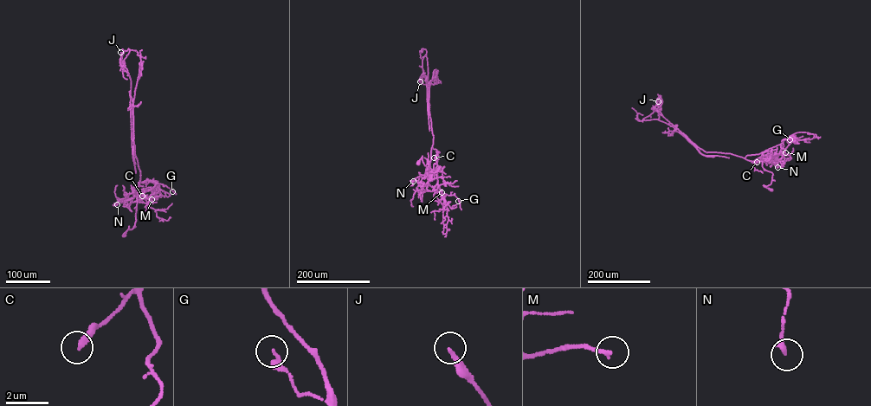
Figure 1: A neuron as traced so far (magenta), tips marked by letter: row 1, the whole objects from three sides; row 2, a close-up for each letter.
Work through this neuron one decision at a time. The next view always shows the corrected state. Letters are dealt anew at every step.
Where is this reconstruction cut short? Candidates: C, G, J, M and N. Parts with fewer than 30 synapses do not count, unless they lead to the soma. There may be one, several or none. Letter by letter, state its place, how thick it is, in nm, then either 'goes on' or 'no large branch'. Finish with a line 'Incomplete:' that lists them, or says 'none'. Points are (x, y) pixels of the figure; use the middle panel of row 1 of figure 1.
C: at (434, 157); 280 nm thick; no large branch
G: at (458, 201); 190 nm thick; no large branch
J: at (420, 81); 200 nm thick; no large branch
M: at (441, 192); 180 nm thick; no large branch
N: at (413, 181); 180 nm thick; no large branch
Incomplete: none

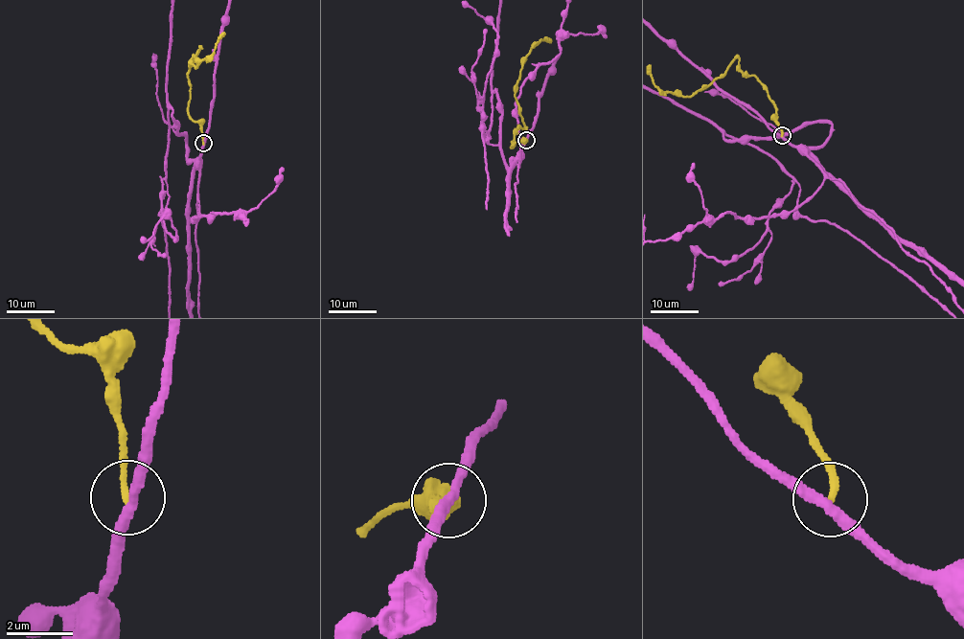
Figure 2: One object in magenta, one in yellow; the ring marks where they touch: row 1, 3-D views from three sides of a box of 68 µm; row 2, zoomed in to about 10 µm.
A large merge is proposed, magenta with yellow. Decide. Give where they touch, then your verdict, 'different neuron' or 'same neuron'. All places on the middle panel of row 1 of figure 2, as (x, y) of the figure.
at (526, 140); different neuron

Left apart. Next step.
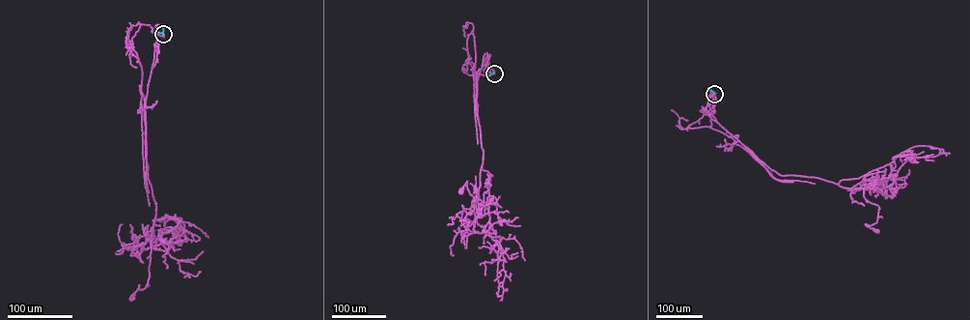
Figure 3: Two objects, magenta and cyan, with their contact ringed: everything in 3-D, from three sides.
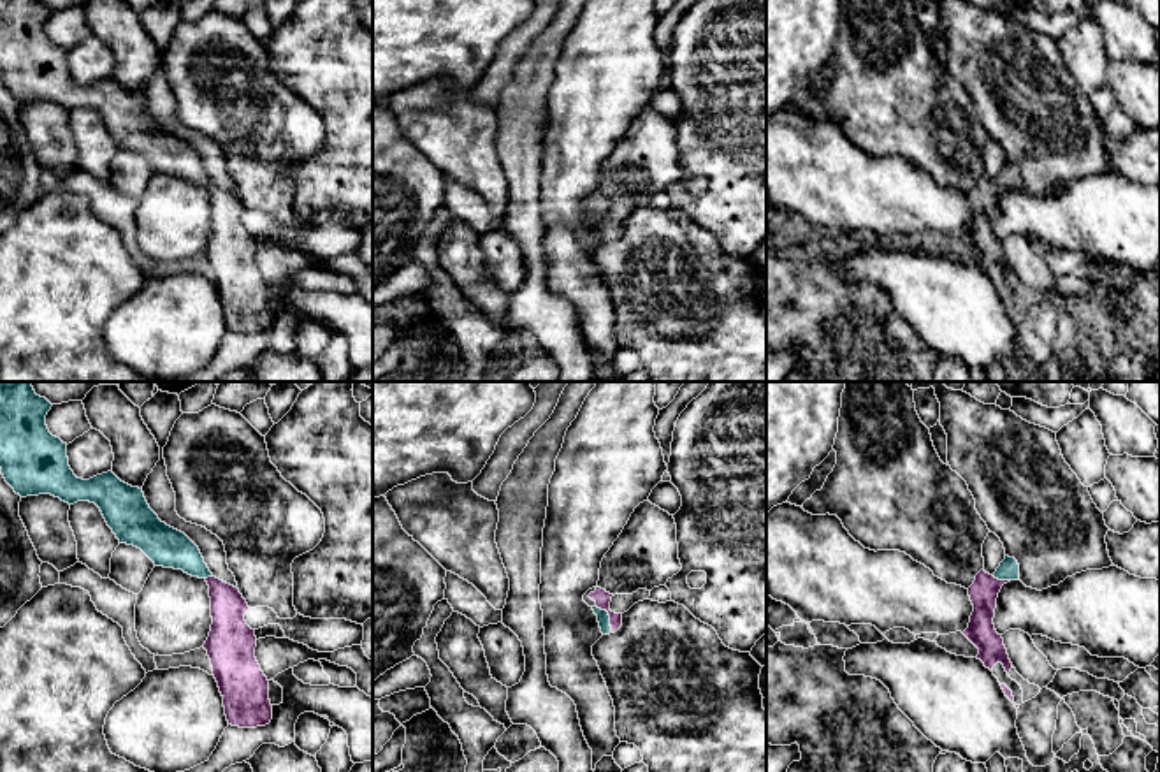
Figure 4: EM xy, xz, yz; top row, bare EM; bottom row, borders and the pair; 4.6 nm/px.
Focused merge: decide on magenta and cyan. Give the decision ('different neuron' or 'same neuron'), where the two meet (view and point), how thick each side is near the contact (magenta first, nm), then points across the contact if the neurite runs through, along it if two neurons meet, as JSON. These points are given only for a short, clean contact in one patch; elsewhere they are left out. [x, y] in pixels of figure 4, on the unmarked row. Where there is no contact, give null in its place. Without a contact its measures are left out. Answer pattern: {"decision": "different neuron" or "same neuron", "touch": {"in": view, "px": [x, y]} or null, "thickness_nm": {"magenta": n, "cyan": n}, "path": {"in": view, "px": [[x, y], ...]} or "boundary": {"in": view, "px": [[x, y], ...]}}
{"decision": "same neuron", "touch": {"in": "xz", "px": [610, 224]}, "thickness_nm": {"magenta": 70, "cyan": 60}, "path": {"in": "xz", "px": [[601, 204], [601, 213], [610, 224], [603, 224]]}}

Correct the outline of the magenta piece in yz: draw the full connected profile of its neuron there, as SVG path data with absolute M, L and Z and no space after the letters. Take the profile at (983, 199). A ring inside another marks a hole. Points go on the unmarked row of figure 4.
M1005 162L993 181L981 176L975 181L974 190L968 193L974 218L968 234L963 237L963 241L979 255L975 264L990 276L993 276L997 269L1002 269L1007 281L1014 273L1009 266L1002 241L995 236L993 223L1002 192L1018 185L1019 171L1009 162Z

